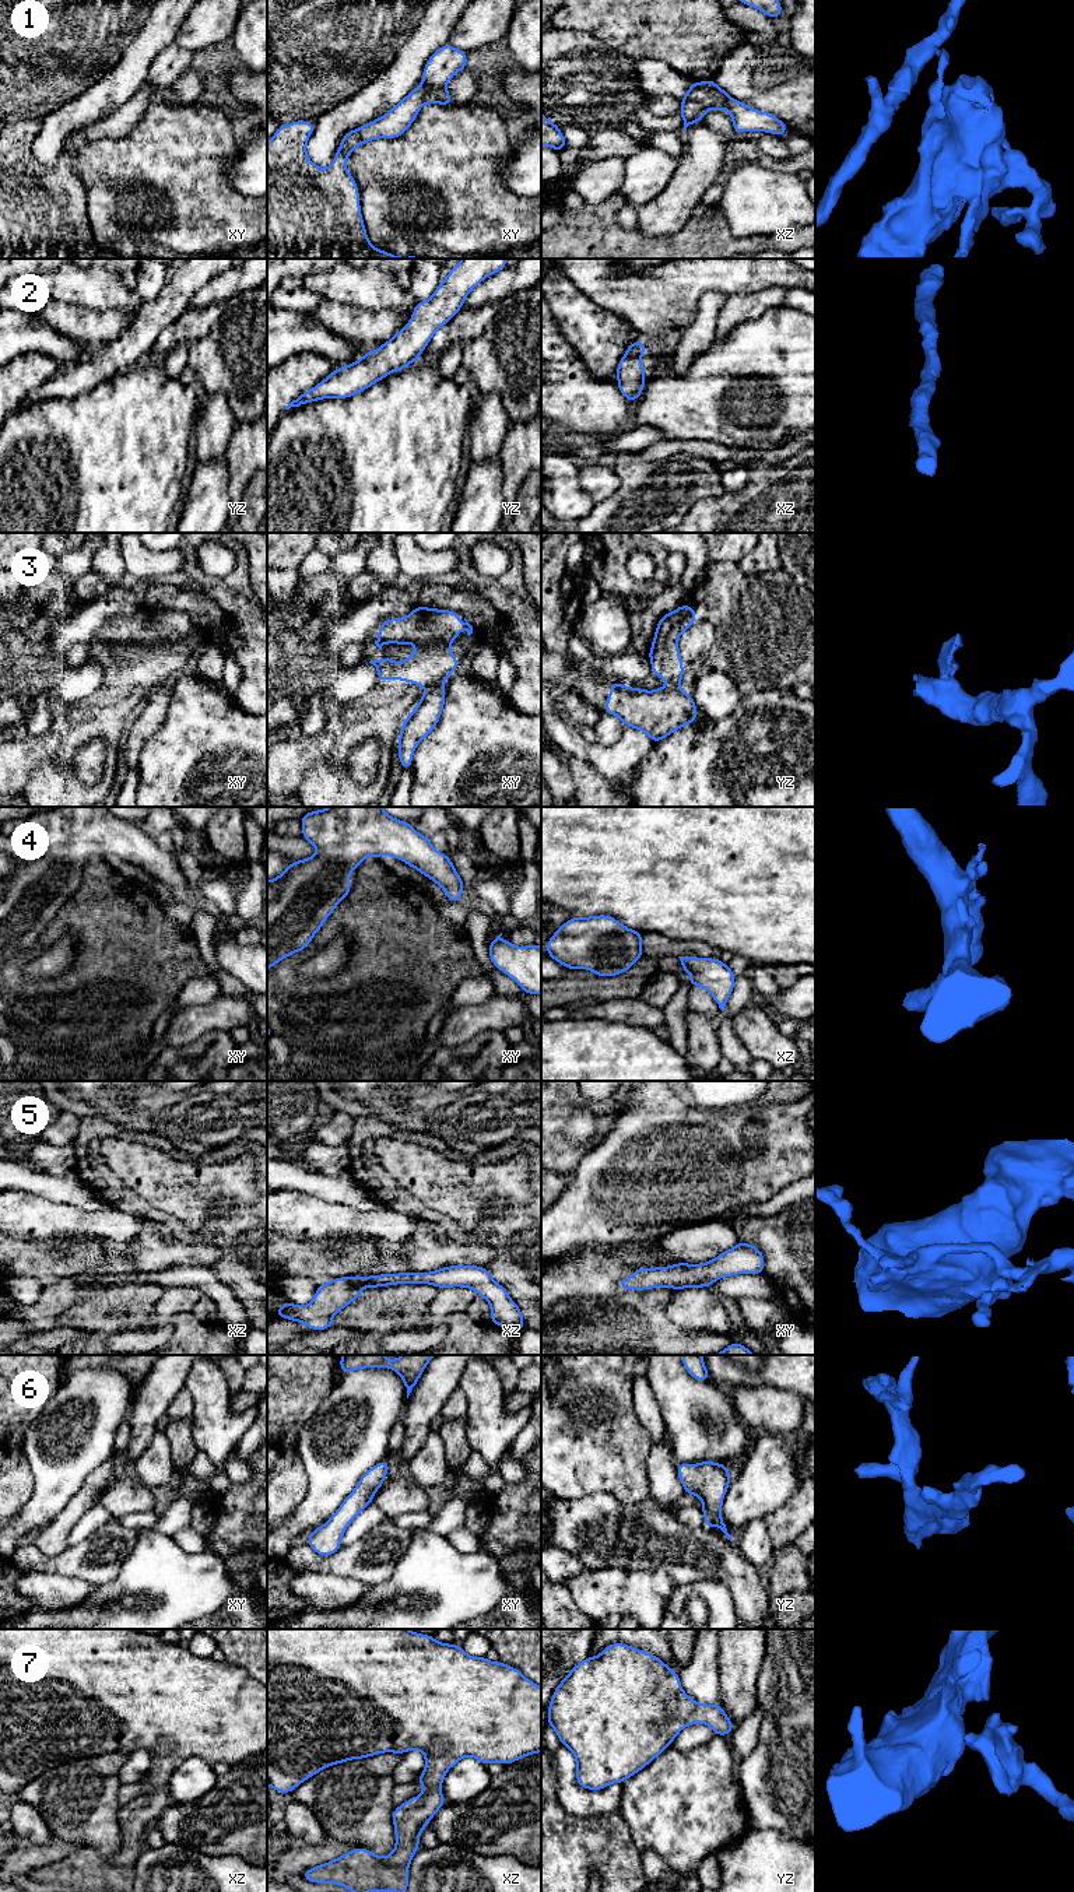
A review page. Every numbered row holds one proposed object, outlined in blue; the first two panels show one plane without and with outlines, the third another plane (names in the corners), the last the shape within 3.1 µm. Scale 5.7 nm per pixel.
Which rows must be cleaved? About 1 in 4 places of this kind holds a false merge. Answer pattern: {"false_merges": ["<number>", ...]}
{"false_merges": ["1", "3"]}

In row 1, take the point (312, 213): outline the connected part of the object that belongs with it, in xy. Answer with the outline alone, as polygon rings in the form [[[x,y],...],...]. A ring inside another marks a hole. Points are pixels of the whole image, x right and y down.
[[[420,84],[382,117],[350,130],[343,137],[334,161],[324,169],[316,166],[306,154],[306,143],[315,130],[315,123],[298,119],[291,124],[281,124],[267,143],[267,259],[424,259],[418,256],[397,257],[371,245],[361,215],[358,186],[352,175],[347,172],[345,162],[351,152],[366,141],[403,136],[422,105],[428,102],[453,105],[445,87],[431,88]]]

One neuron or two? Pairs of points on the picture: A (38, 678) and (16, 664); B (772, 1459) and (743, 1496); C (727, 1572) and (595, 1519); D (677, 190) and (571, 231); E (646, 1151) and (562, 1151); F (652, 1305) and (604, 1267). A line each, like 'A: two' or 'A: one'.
A: two
B: one
C: one
D: two
E: two
F: one

